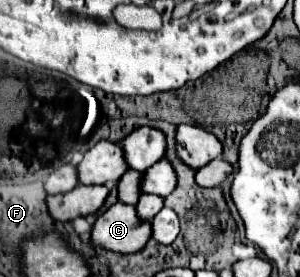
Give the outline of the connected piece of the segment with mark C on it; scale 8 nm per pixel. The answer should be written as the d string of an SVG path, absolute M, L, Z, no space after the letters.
M115 203L91 227L91 245L115 253L135 253L151 237L151 223L139 221L133 205Z

